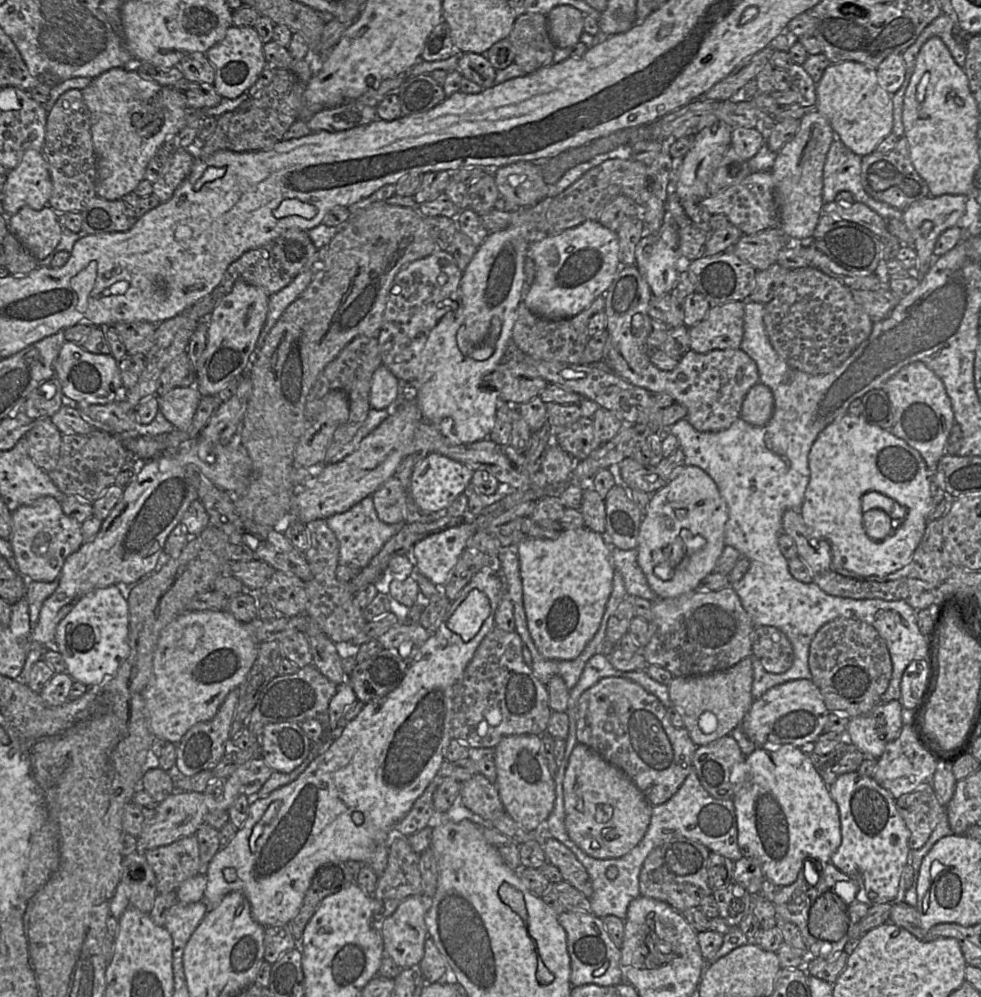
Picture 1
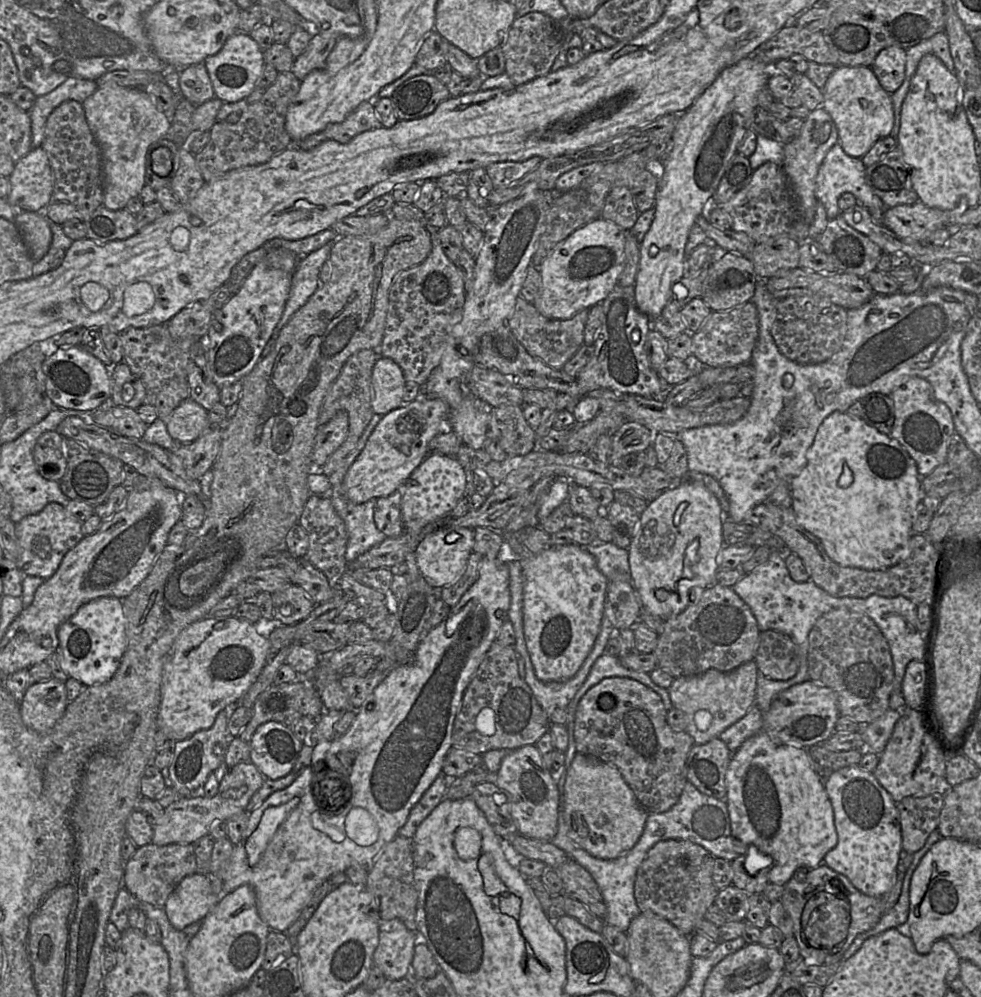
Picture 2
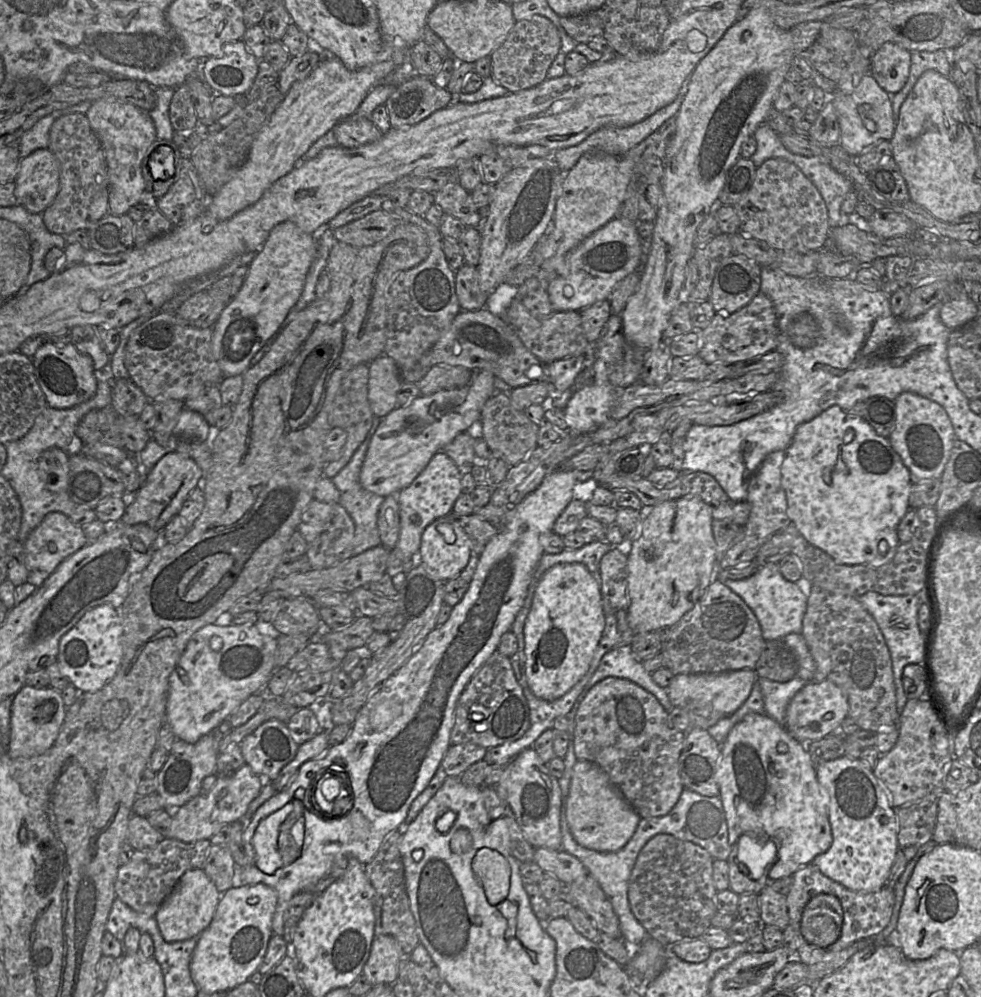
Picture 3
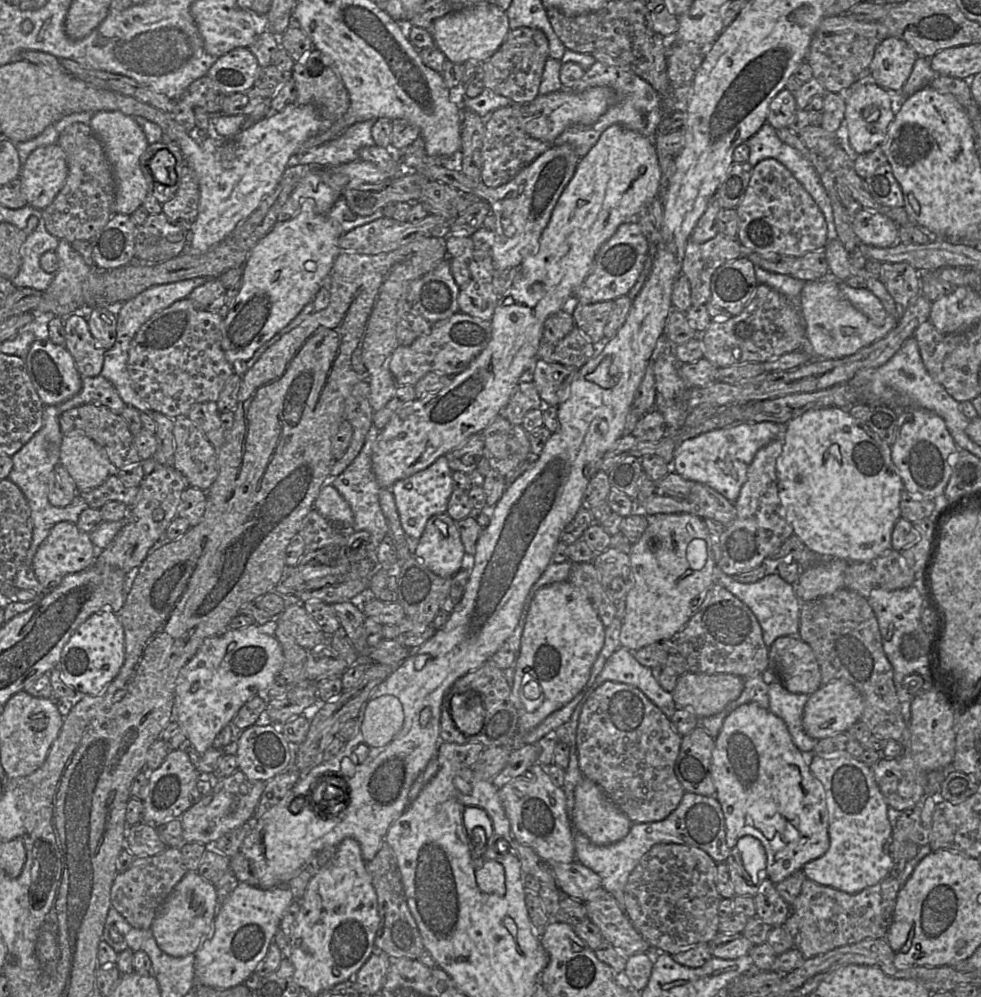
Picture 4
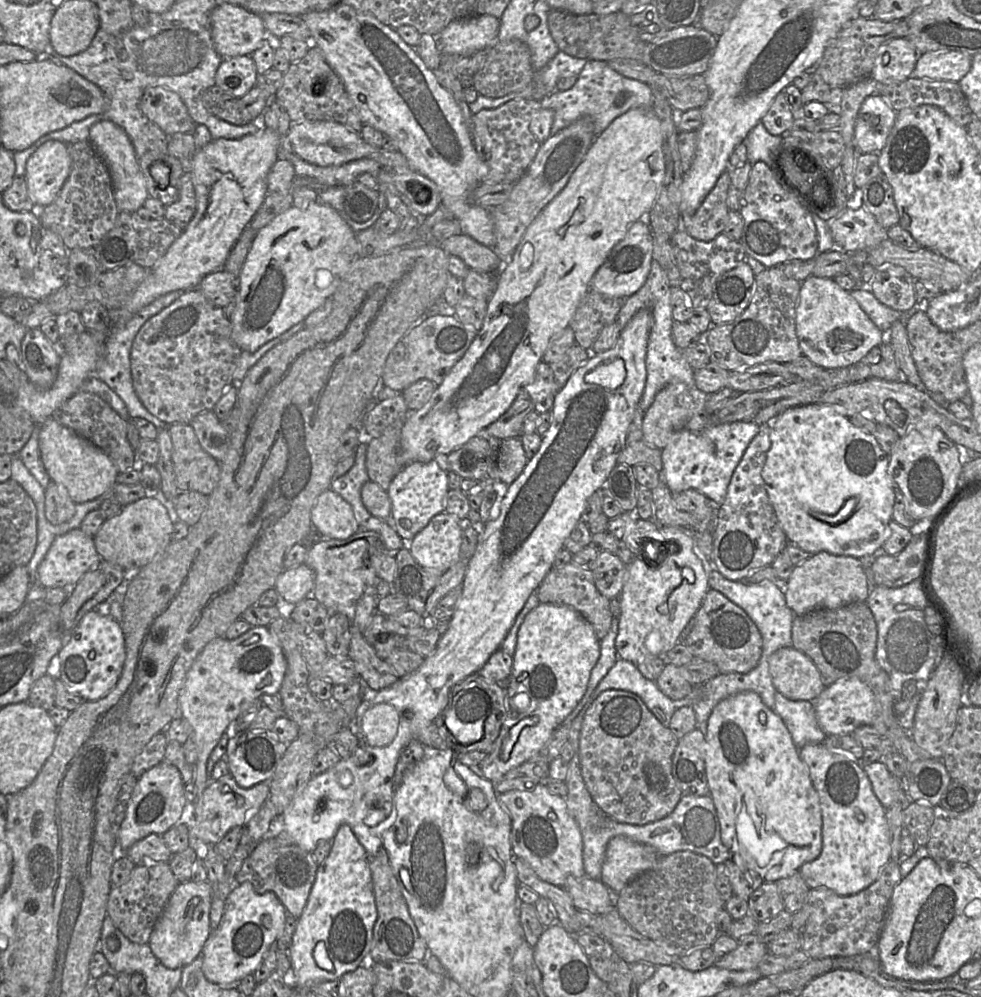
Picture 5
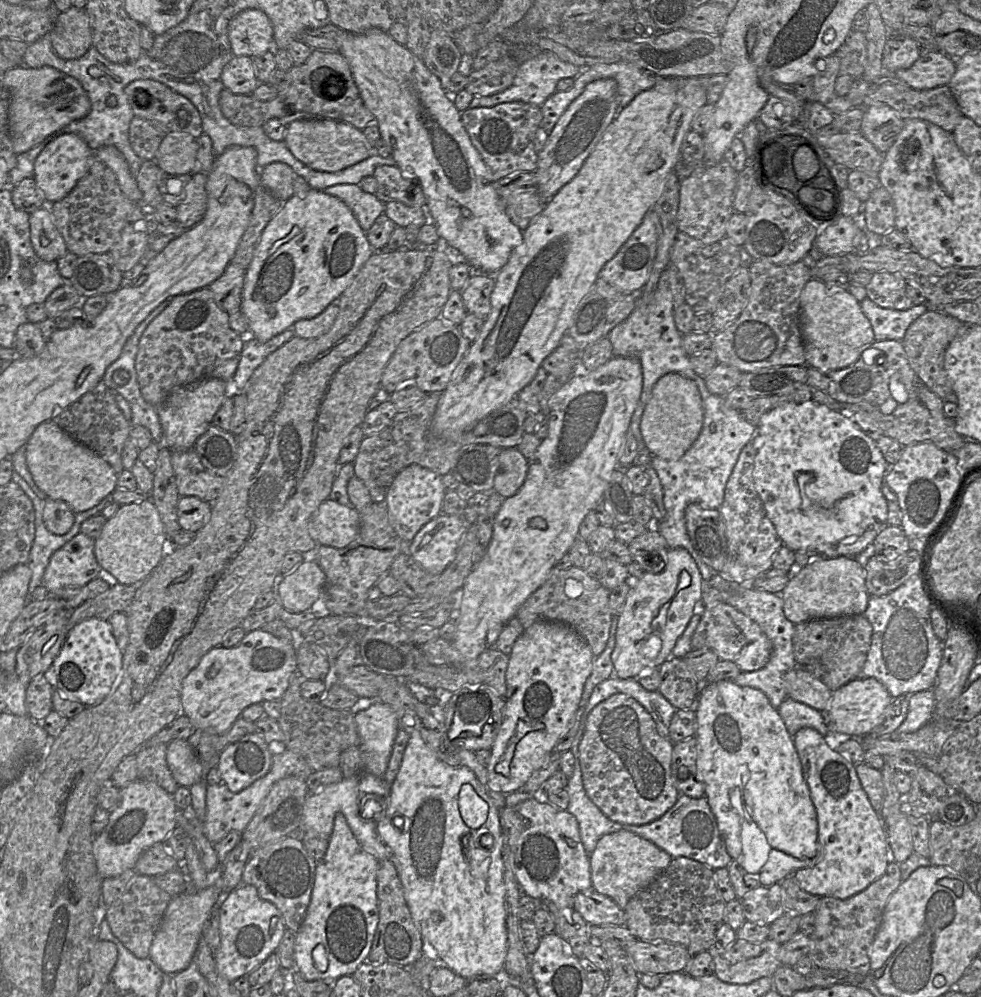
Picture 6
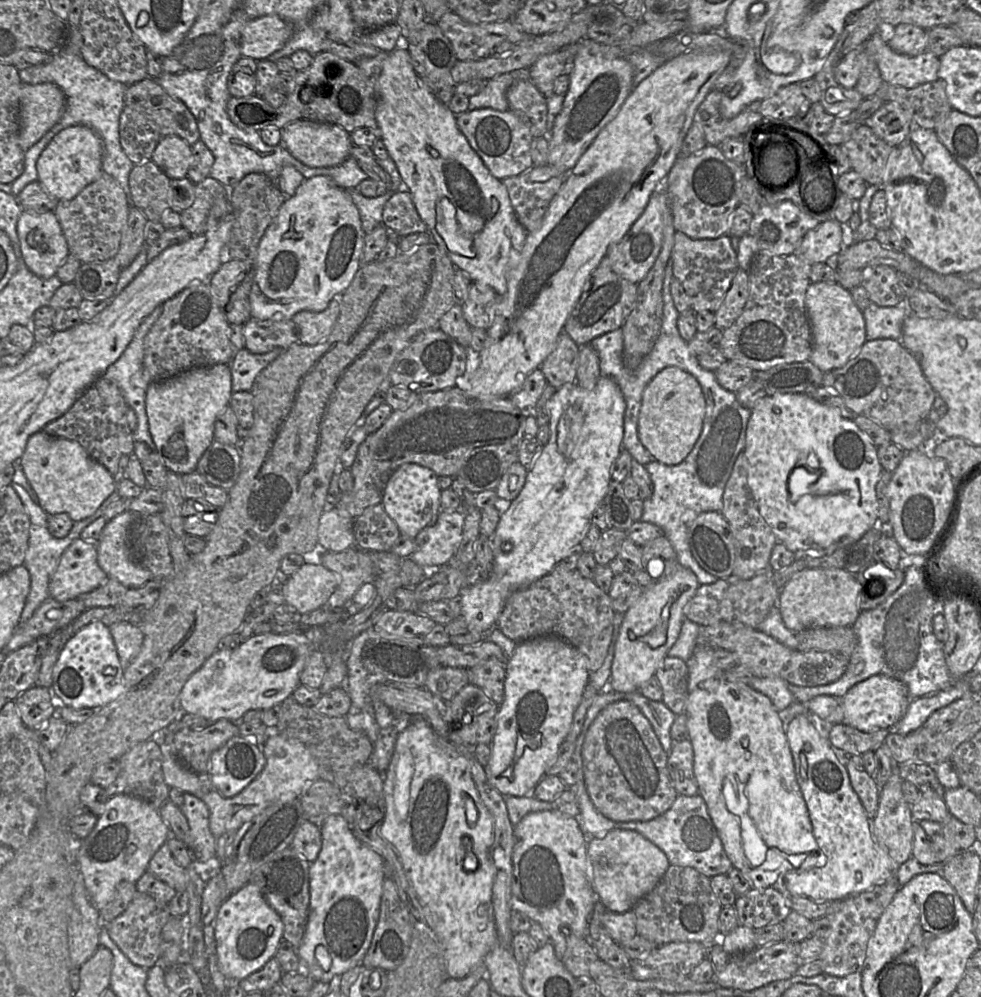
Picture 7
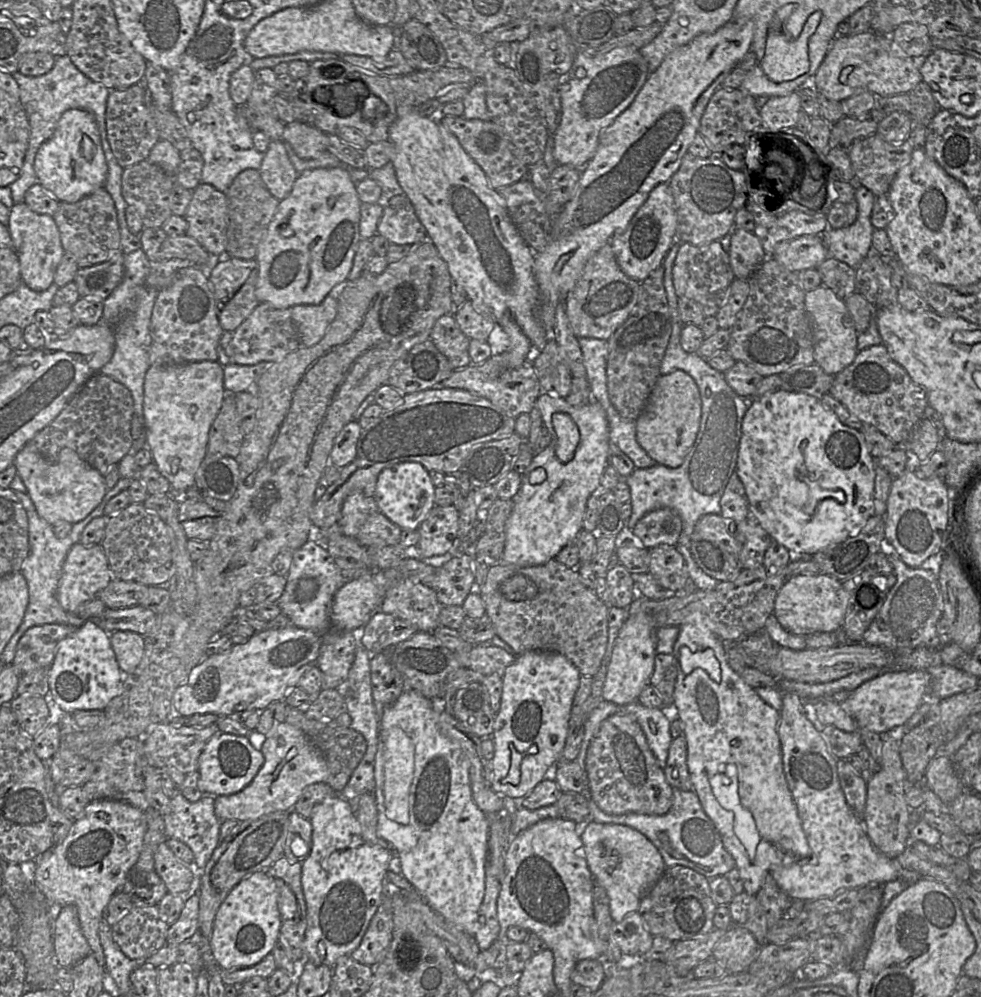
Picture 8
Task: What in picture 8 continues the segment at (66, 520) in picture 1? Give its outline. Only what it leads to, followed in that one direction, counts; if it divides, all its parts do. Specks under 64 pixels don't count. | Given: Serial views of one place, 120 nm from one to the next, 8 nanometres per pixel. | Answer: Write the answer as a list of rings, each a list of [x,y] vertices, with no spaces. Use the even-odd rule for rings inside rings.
[[[81,542],[74,544],[65,558],[62,574],[58,583],[57,600],[66,612],[97,597],[113,579],[107,557],[101,544],[85,545]]]

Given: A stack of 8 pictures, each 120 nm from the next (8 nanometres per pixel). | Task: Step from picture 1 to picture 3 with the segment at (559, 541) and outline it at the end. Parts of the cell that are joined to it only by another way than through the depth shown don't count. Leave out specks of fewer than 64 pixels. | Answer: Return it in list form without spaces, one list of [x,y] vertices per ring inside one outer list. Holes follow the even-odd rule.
[[[562,563],[550,568],[539,581],[524,625],[525,676],[539,699],[554,701],[565,695],[588,671],[605,627],[600,582],[581,563]]]

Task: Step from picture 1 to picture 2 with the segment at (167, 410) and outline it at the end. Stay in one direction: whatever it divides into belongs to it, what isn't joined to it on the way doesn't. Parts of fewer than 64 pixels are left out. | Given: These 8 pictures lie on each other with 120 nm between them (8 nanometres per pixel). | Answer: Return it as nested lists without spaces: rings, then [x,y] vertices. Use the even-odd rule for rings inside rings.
[[[189,397],[174,409],[165,424],[169,435],[180,445],[195,441],[212,427],[208,411]]]

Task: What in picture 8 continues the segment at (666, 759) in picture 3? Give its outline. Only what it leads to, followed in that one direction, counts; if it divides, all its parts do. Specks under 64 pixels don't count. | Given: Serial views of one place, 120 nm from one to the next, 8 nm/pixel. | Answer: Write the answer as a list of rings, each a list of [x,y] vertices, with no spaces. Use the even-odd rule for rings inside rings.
[[[613,714],[602,721],[588,747],[585,770],[590,796],[596,805],[607,814],[665,815],[672,806],[674,788],[666,780],[664,768],[658,764],[655,755],[649,748],[641,726],[633,716]]]

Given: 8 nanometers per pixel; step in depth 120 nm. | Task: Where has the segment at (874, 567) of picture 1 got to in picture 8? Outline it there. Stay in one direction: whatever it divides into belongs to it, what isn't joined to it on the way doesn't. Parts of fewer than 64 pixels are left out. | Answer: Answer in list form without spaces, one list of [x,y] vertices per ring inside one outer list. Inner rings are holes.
[[[778,389],[748,401],[748,408],[742,420],[742,433],[735,471],[744,485],[750,509],[761,526],[774,541],[786,547],[792,554],[813,556],[832,544],[841,543],[847,538],[859,534],[868,519],[875,515],[873,502],[875,467],[876,460],[870,454],[863,434],[855,428],[844,425],[836,413],[825,406],[820,399],[806,393]]]

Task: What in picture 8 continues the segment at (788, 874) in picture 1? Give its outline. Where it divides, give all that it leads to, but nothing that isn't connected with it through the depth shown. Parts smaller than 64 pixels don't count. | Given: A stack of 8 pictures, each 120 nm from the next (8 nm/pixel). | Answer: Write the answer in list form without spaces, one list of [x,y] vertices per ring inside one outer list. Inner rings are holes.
[[[704,622],[685,623],[679,629],[672,653],[678,662],[673,705],[683,725],[683,736],[687,743],[687,768],[693,791],[718,830],[724,848],[735,860],[744,892],[754,896],[760,890],[765,875],[772,869],[795,864],[790,862],[800,857],[810,858],[813,854],[784,773],[777,732],[780,713],[730,667],[726,643]],[[720,765],[727,765],[725,772],[718,770]]]

